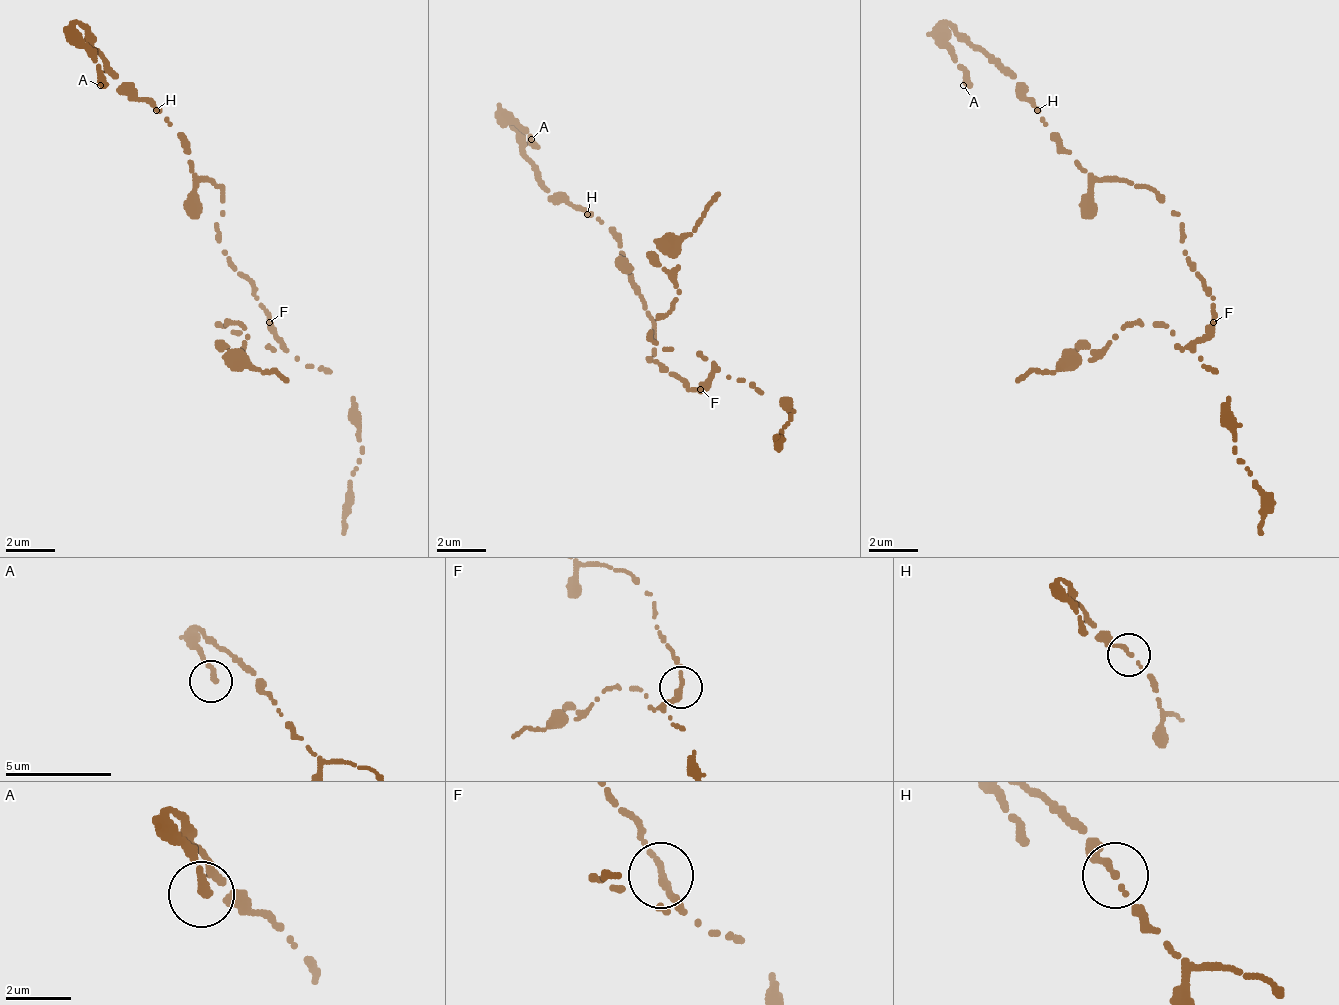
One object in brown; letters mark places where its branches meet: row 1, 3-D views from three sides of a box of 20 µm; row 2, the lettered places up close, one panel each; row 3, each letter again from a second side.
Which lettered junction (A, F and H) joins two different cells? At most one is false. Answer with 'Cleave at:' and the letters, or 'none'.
Cleave at: F

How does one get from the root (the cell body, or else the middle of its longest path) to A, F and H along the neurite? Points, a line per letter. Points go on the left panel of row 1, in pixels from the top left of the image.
A: (218, 234), (224, 191), (193, 172), (187, 141), (168, 116), (131, 91), (87, 42), (100, 85)
F: (218, 234), (230, 265), (255, 290), (267, 321)
H: (218, 234), (224, 191), (211, 184), (211, 178), (193, 172), (187, 141), (162, 110), (156, 110)

